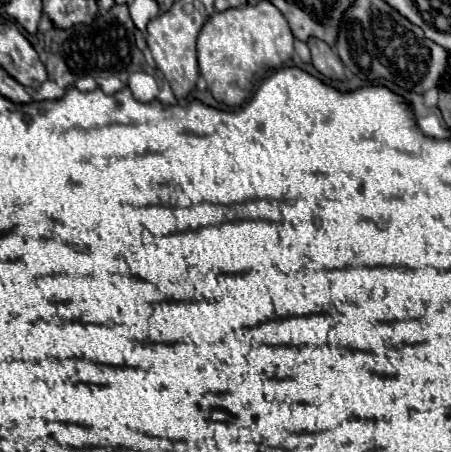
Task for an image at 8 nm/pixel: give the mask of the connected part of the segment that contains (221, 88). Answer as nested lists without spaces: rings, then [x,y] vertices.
[[[260,1],[258,5],[244,5],[242,9],[228,9],[222,13],[214,13],[208,23],[202,27],[198,35],[198,65],[200,73],[208,83],[208,91],[214,89],[214,99],[226,107],[242,105],[258,85],[258,81],[272,69],[282,67],[294,55],[294,35],[288,27],[284,15],[268,1]]]

